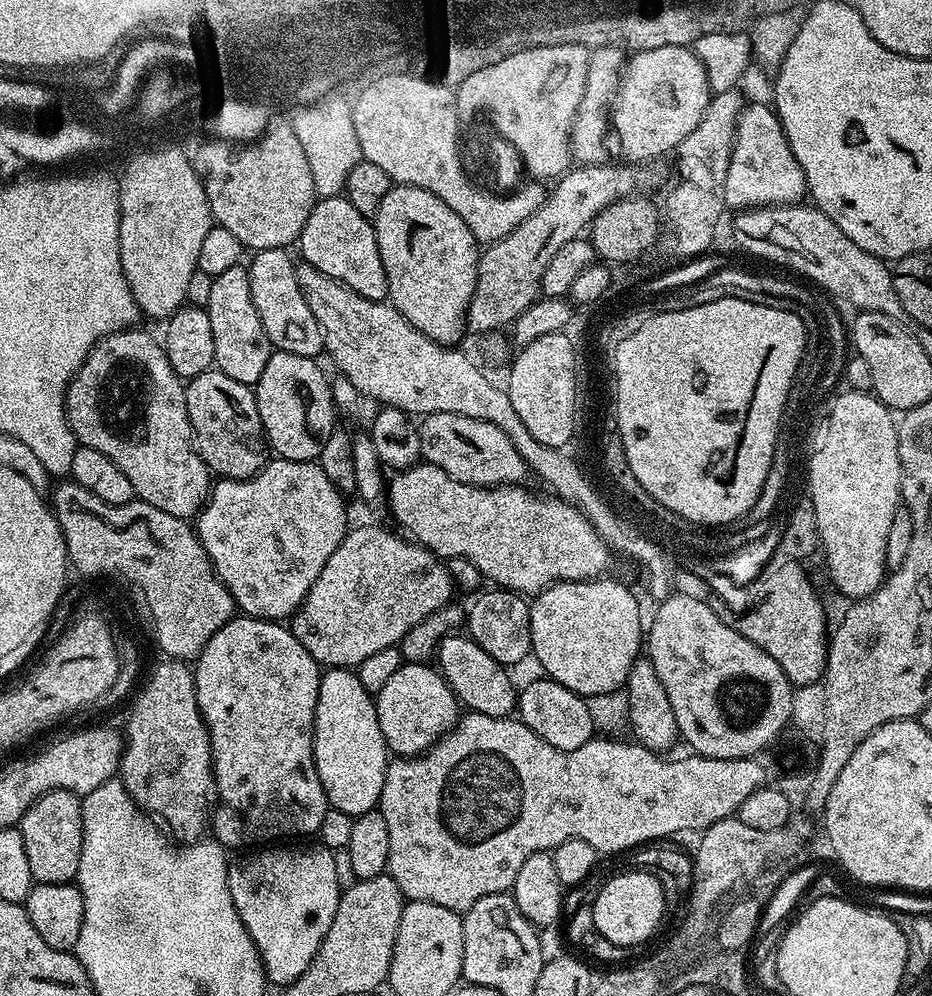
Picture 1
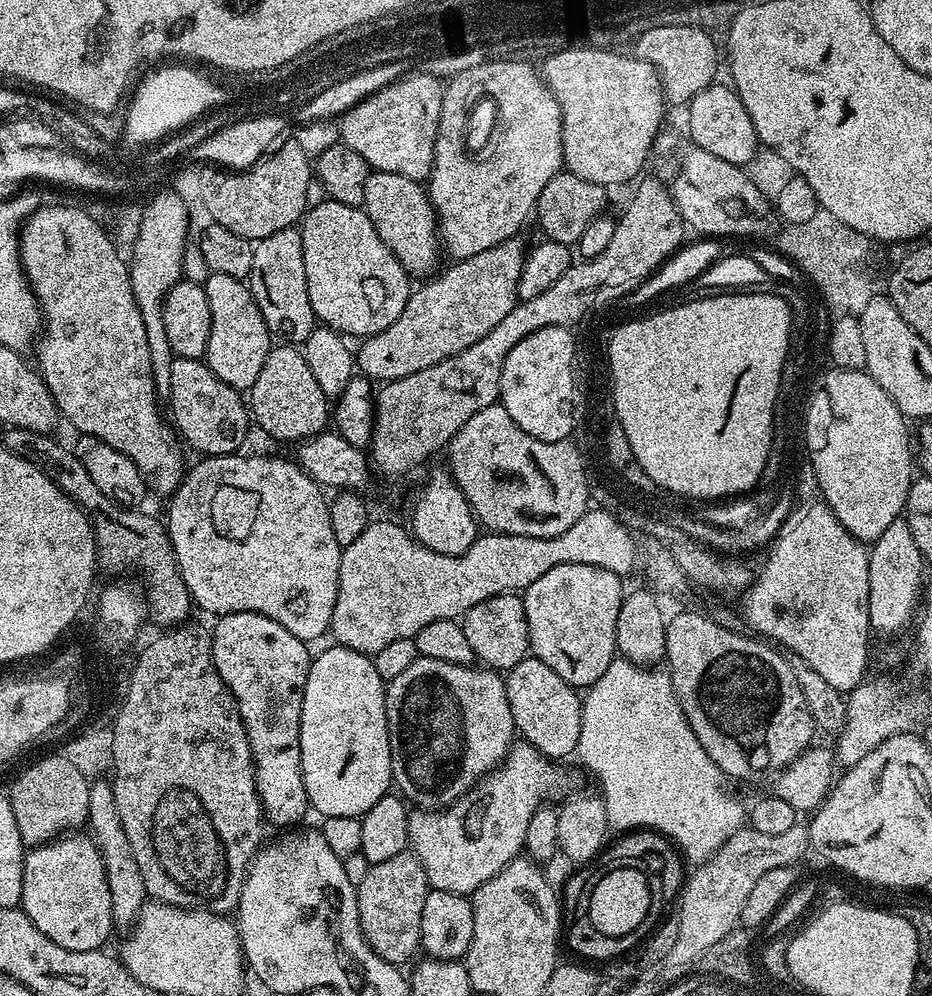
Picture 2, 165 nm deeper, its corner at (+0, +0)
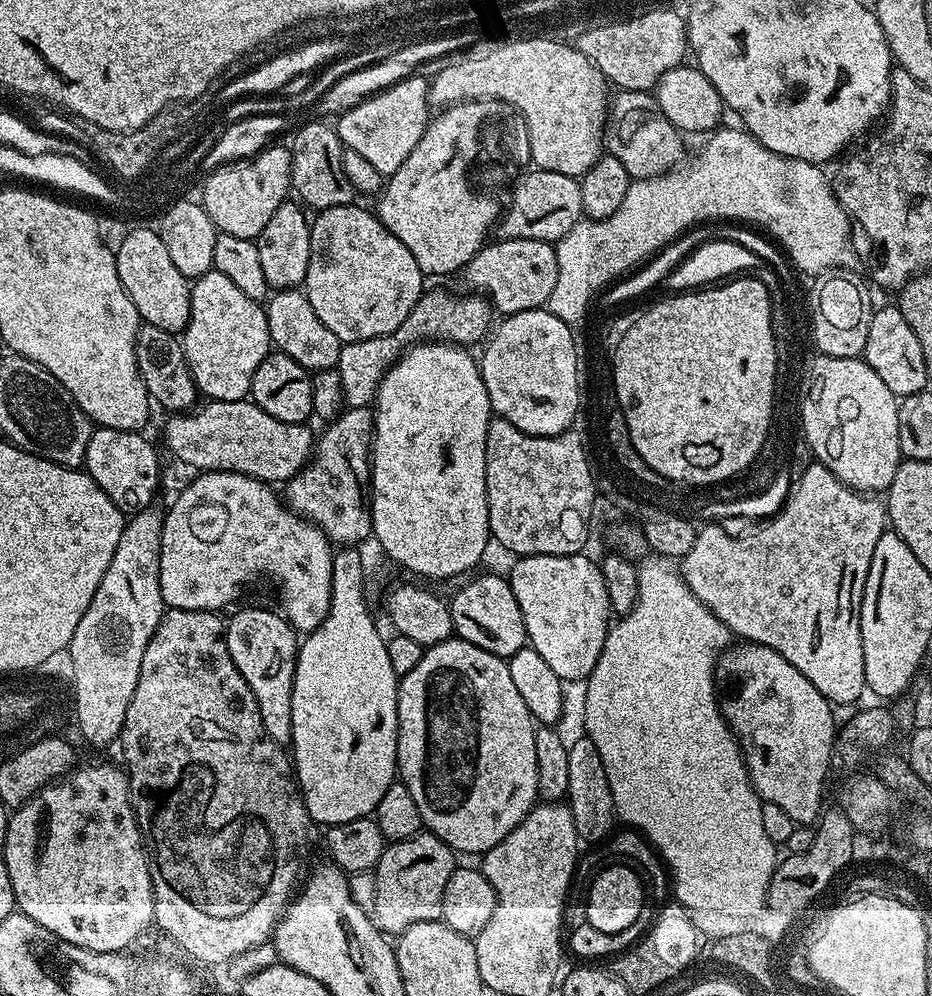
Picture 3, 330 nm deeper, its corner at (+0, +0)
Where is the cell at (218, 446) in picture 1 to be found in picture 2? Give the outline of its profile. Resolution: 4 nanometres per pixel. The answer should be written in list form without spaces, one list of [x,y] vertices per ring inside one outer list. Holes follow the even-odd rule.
[[[175,357],[170,366],[170,398],[167,407],[172,407],[170,420],[179,439],[189,449],[200,452],[201,457],[231,456],[239,453],[250,428],[250,408],[237,389],[208,368],[204,360]]]

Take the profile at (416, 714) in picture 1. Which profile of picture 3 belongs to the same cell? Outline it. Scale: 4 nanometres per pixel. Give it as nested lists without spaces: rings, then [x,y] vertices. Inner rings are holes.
[[[459,638],[443,640],[433,648],[424,649],[422,662],[418,662],[418,666],[410,670],[410,674],[399,677],[396,697],[398,698],[396,767],[399,779],[414,797],[423,827],[442,842],[449,844],[452,851],[457,854],[463,854],[463,852],[483,854],[494,846],[498,846],[498,842],[502,842],[502,838],[506,838],[510,830],[518,827],[526,818],[528,811],[536,807],[538,803],[538,758],[534,755],[534,734],[538,725],[532,719],[530,710],[526,710],[526,702],[522,702],[518,689],[514,687],[514,682],[510,679],[507,659],[482,650],[482,646],[474,646],[474,642],[466,642]]]

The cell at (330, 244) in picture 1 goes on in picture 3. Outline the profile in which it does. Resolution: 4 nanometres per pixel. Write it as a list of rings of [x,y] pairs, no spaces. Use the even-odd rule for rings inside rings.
[[[353,202],[326,208],[315,213],[310,227],[310,262],[306,270],[306,278],[302,291],[308,297],[310,306],[314,306],[314,314],[322,318],[322,326],[338,334],[341,344],[358,342],[366,338],[378,338],[382,334],[390,334],[402,326],[406,314],[418,302],[416,293],[416,276],[421,272],[418,262],[414,262],[414,254],[382,226],[382,222],[371,211],[359,208]]]

